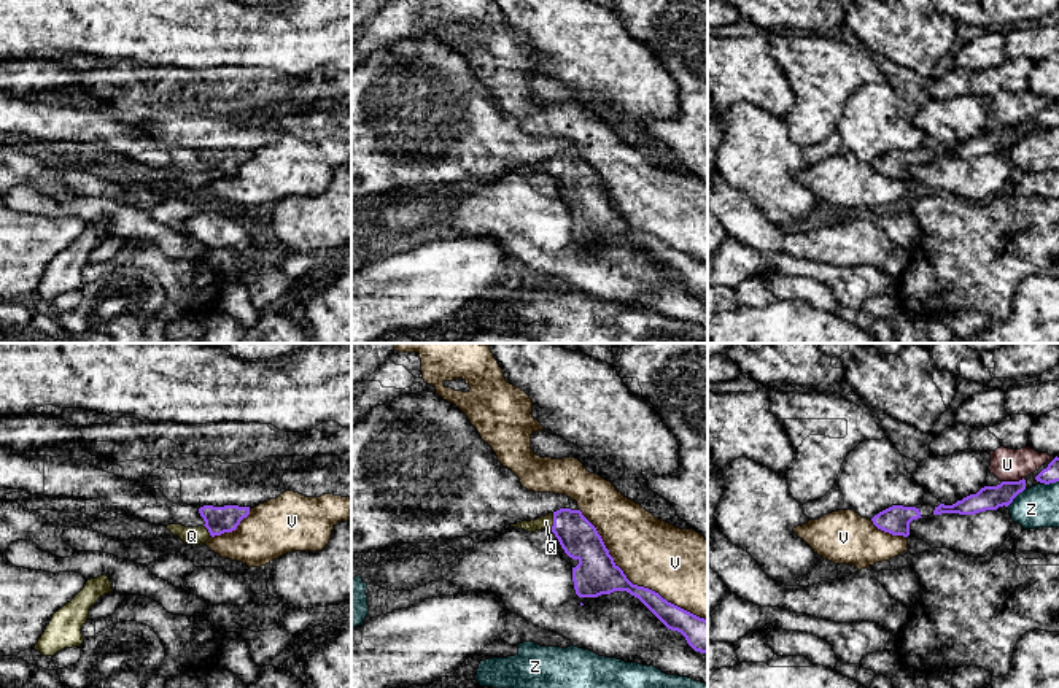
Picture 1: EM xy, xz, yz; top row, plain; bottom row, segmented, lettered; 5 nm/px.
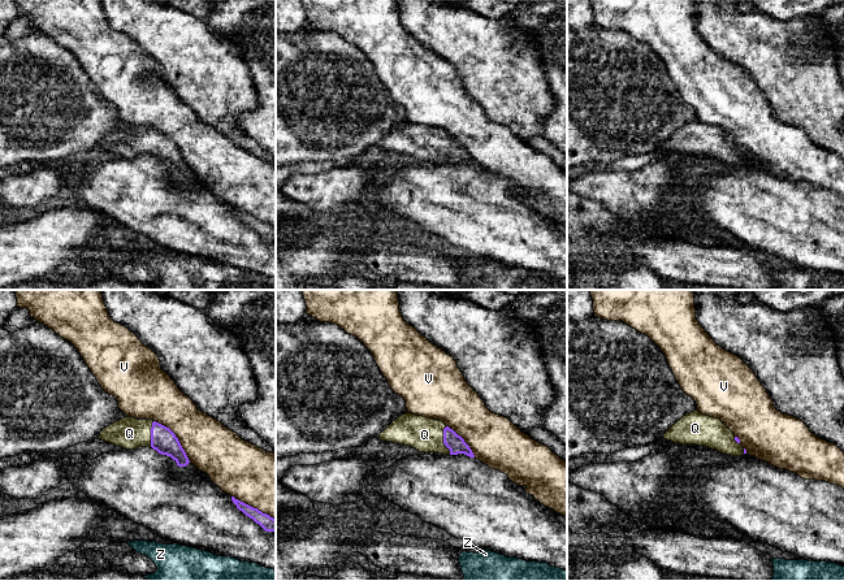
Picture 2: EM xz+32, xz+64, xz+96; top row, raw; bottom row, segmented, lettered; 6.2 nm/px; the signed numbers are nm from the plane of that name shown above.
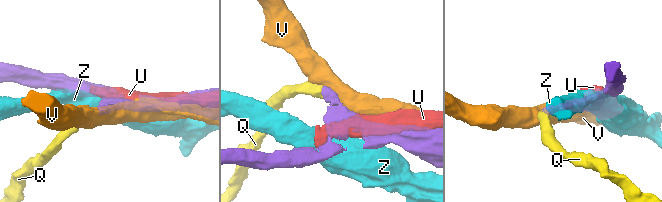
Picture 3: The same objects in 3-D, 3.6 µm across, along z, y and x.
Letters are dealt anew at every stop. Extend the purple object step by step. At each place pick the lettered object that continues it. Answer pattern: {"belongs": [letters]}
{"belongs": ["Q"]}

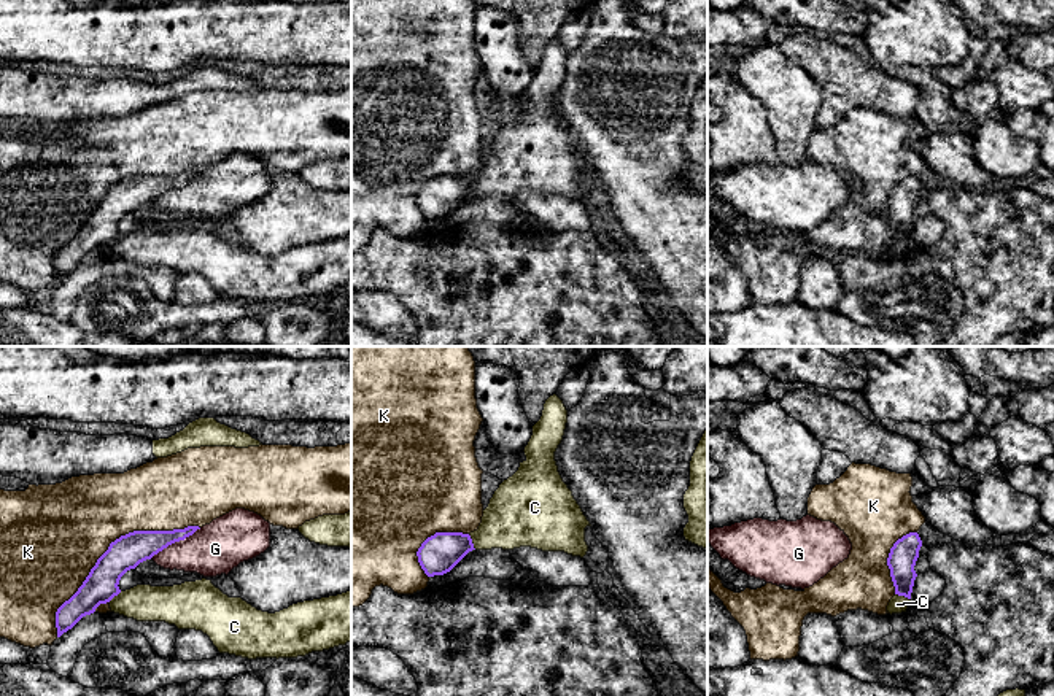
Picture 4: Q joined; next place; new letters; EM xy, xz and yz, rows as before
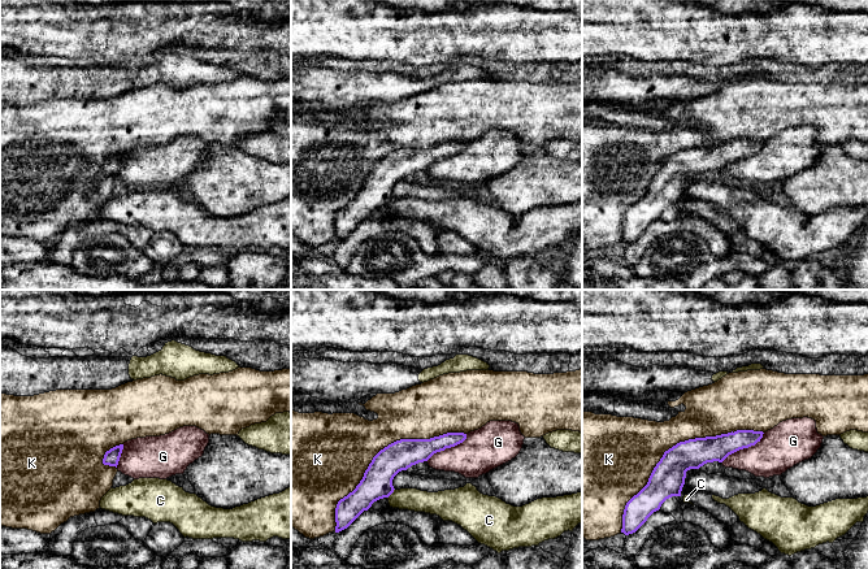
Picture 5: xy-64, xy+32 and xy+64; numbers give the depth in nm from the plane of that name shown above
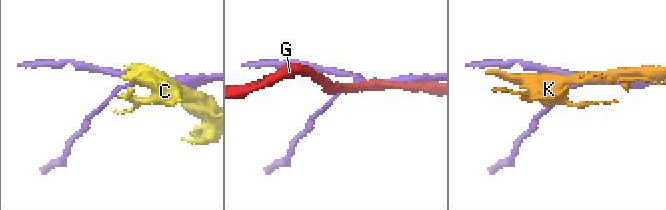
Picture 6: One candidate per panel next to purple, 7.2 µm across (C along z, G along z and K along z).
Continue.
{"belongs": []}

